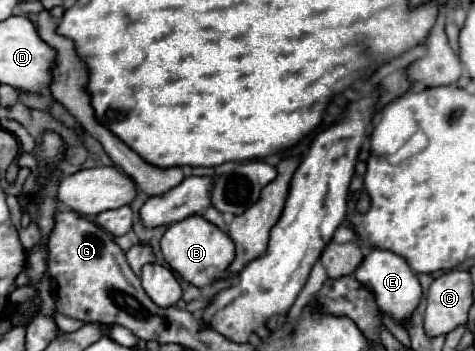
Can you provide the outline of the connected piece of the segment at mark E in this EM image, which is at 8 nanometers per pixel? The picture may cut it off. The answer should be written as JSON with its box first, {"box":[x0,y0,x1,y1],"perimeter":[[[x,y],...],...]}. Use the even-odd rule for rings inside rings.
{"box":[353,249,421,321],"perimeter":[[[381,249],[369,251],[353,275],[375,295],[379,309],[383,313],[391,315],[395,321],[409,319],[411,313],[415,311],[415,307],[419,305],[421,285],[419,285],[417,275],[411,271],[411,267],[405,263],[405,259],[401,259],[399,255],[393,255],[391,251],[381,251]]]}

